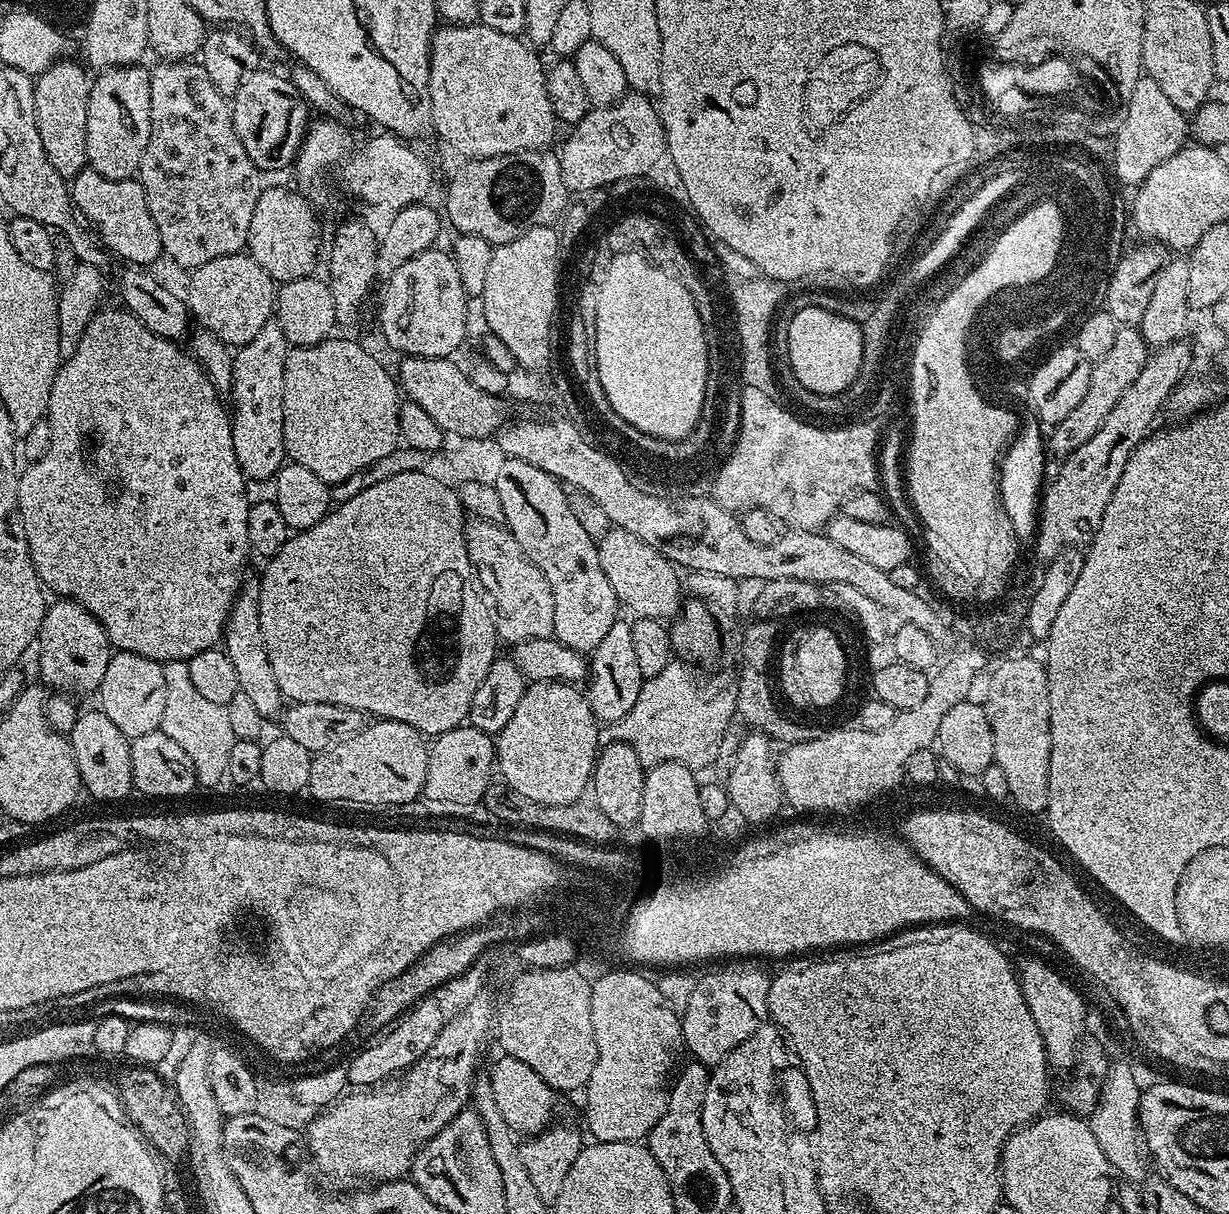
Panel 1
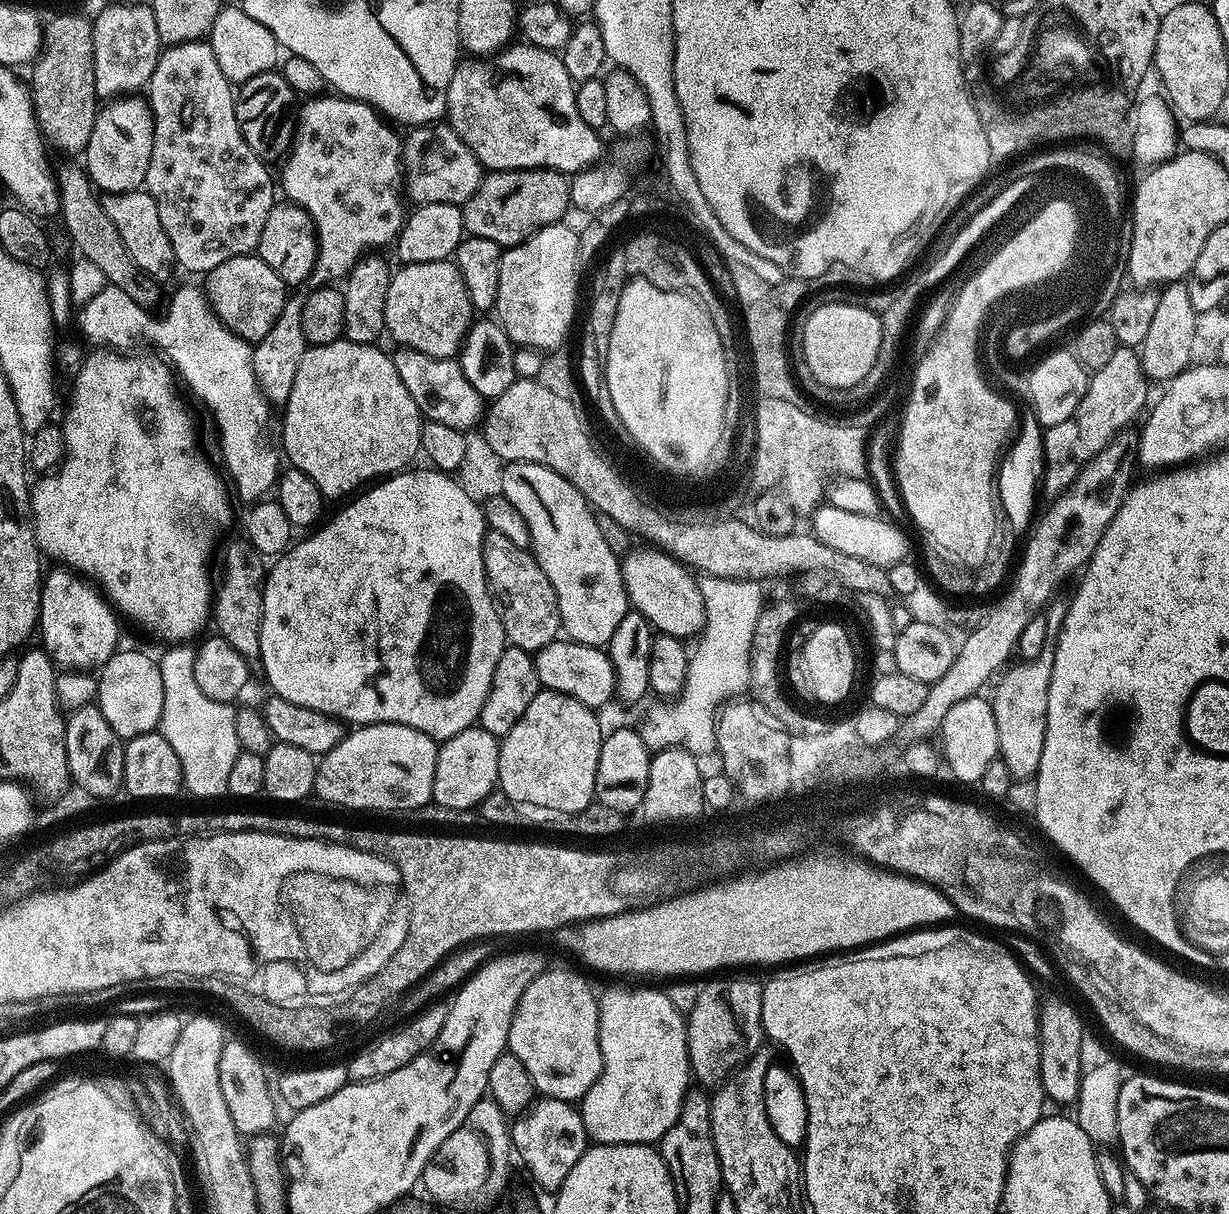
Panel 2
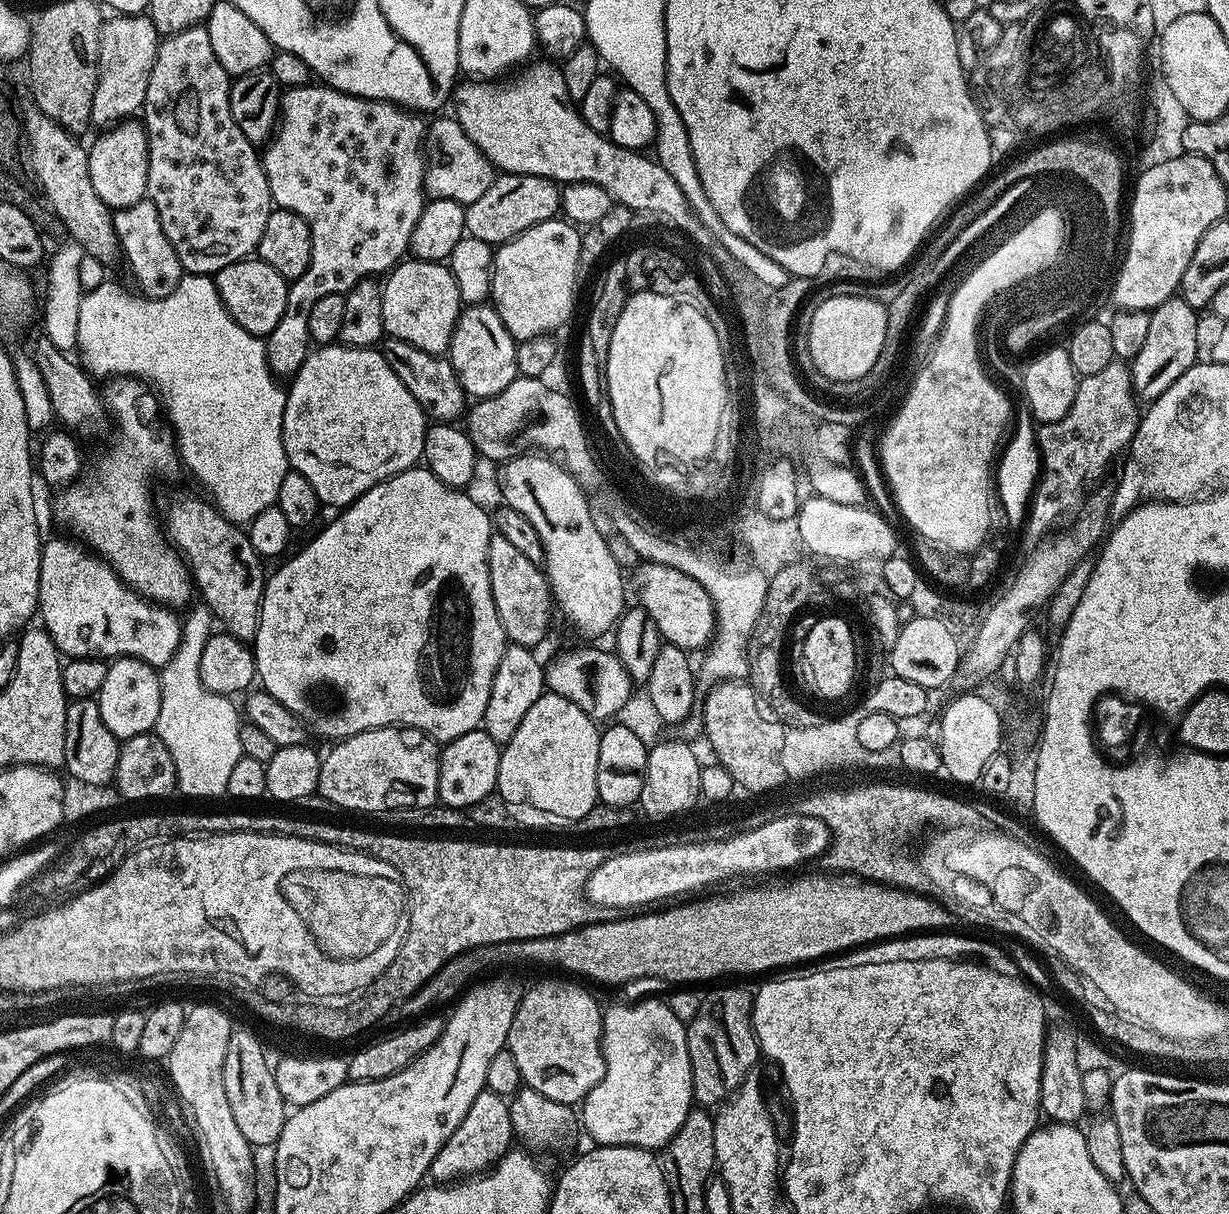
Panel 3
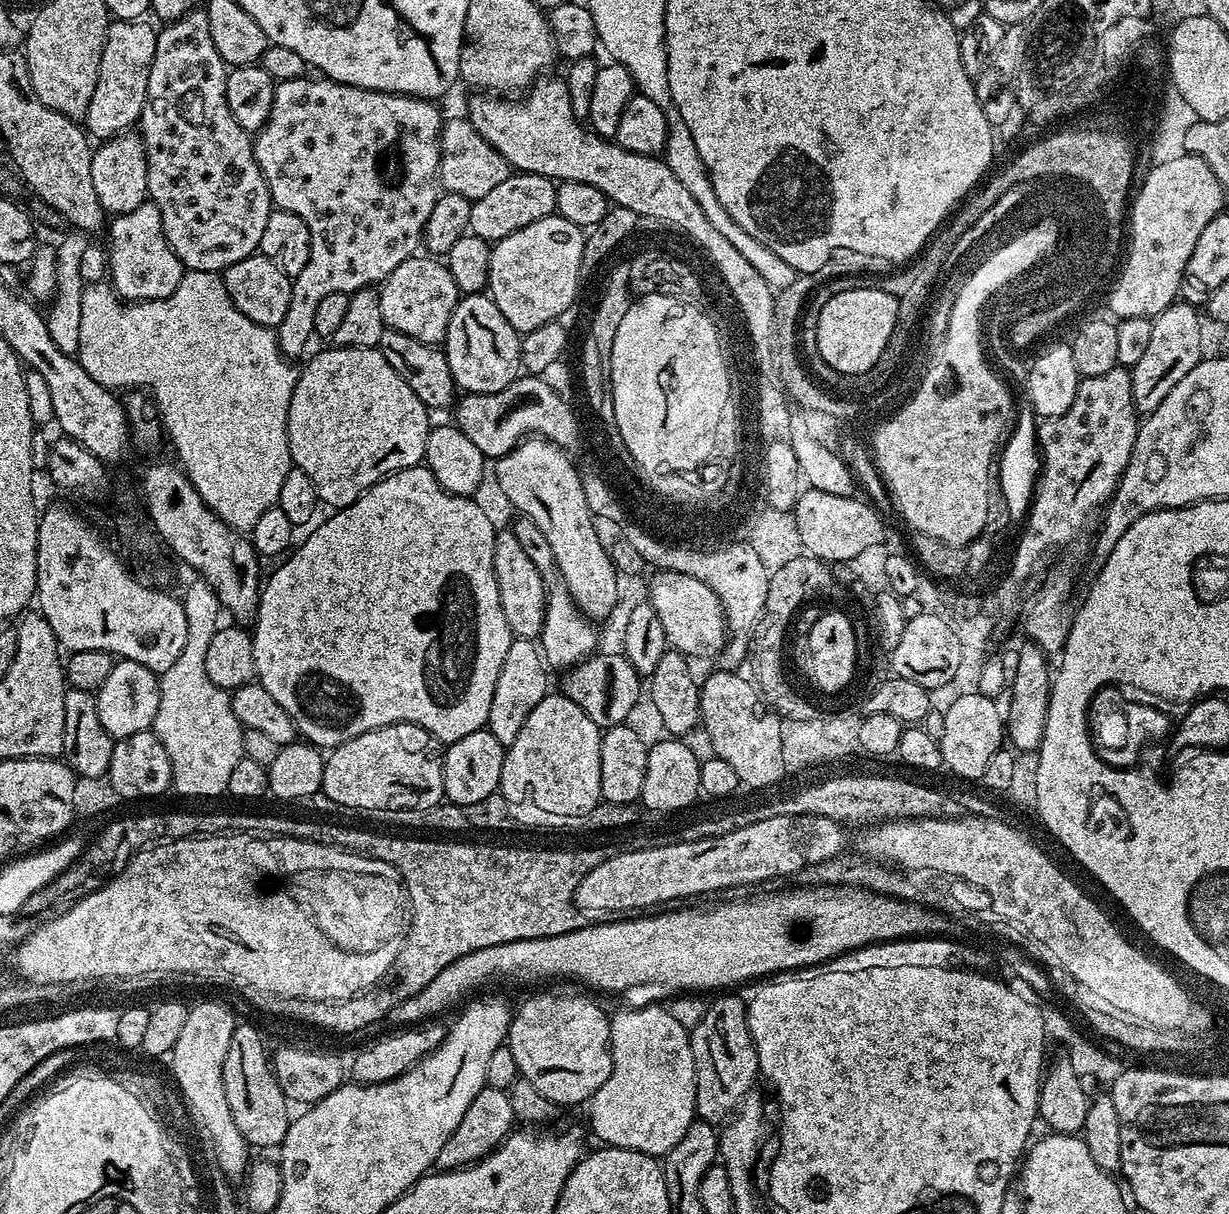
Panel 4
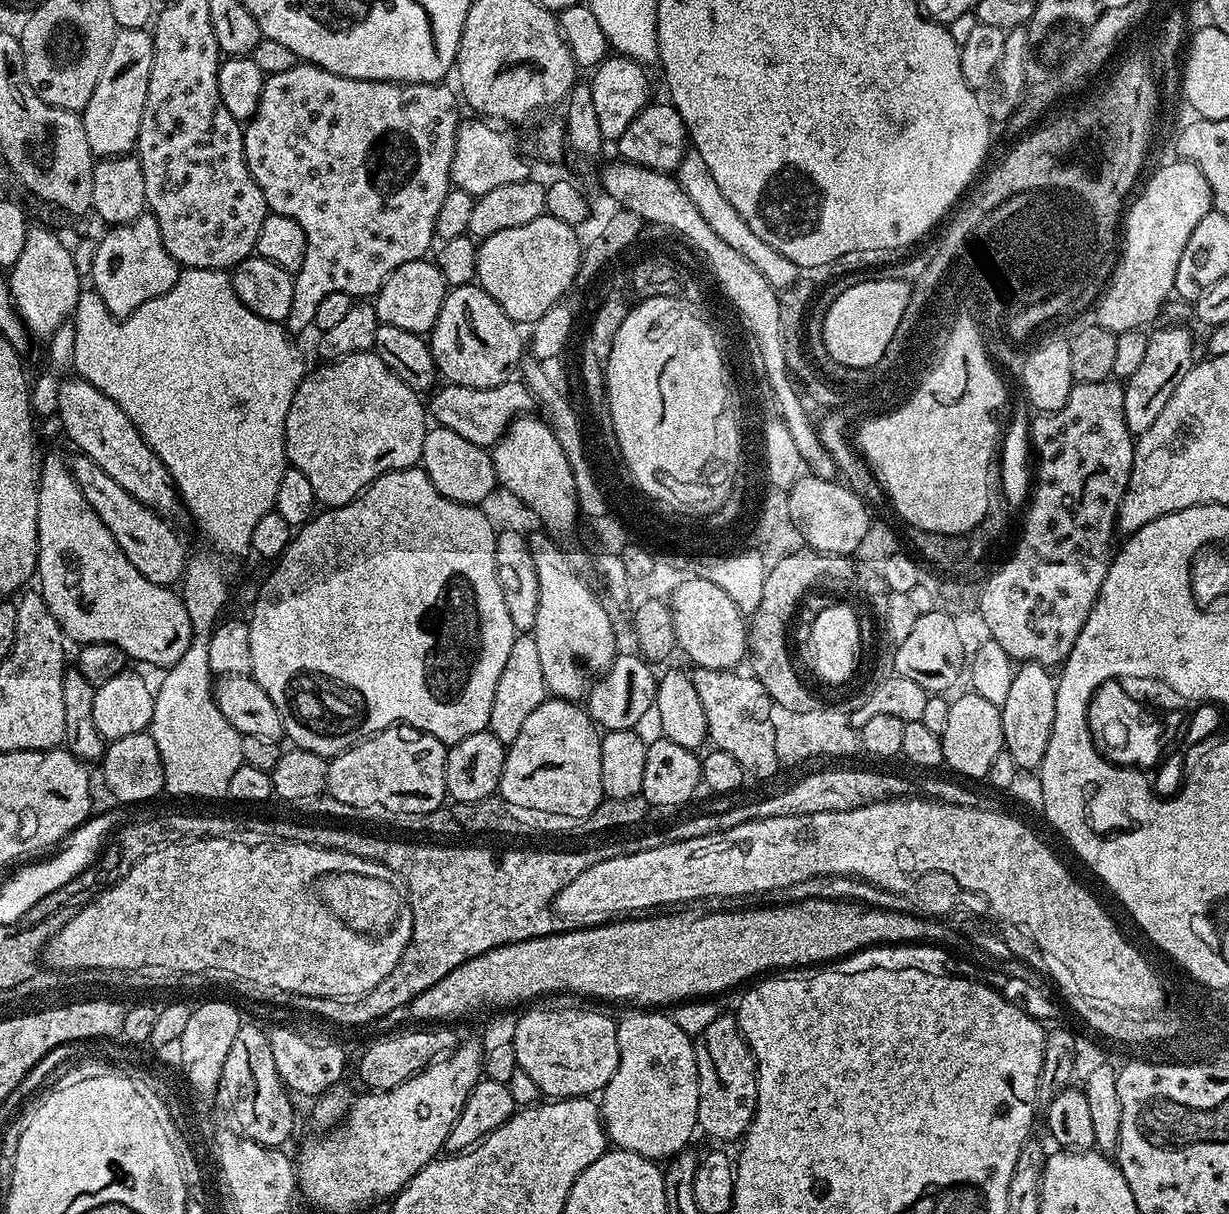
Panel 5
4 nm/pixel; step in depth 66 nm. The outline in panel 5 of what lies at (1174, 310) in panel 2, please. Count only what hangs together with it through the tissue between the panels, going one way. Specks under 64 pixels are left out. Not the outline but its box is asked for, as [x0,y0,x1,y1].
[1124,328,1194,438]

